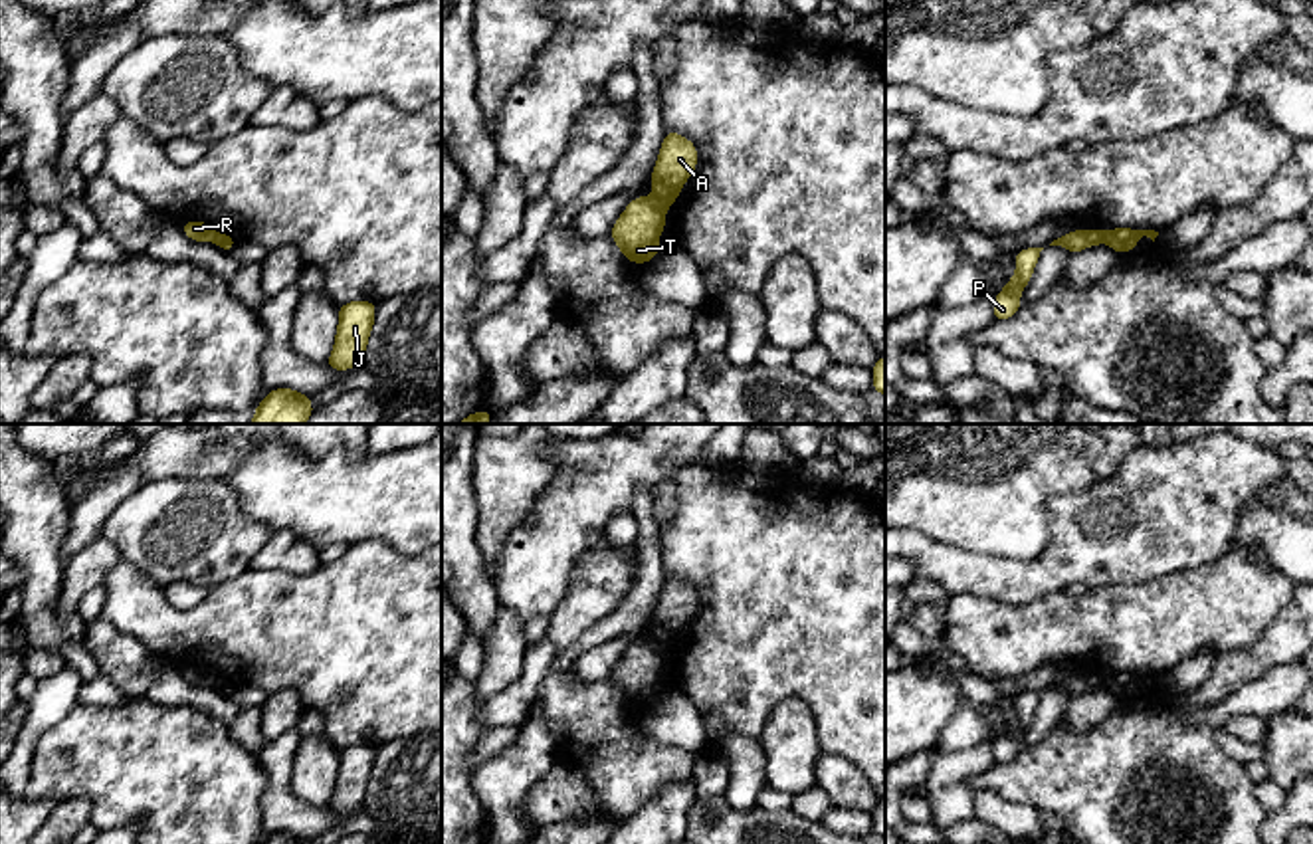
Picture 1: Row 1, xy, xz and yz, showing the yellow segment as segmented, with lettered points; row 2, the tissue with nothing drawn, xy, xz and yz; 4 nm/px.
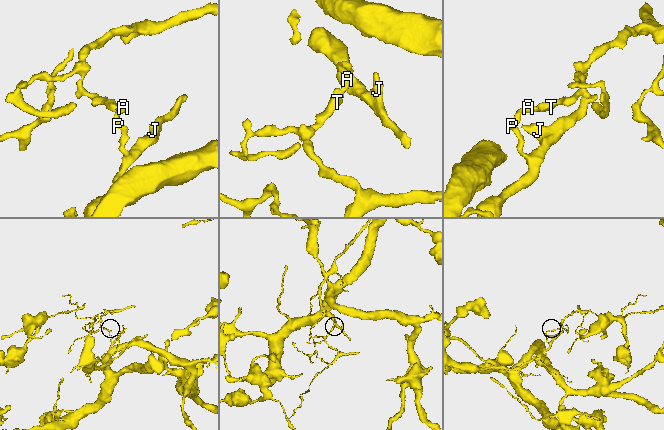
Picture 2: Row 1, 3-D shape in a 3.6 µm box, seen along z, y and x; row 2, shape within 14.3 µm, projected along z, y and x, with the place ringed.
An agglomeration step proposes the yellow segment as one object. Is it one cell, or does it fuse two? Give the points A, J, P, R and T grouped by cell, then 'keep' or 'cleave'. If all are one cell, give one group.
groups A J P / R T; cleave

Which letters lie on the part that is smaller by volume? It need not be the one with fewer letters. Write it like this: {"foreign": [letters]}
{"foreign": ["R", "T"]}

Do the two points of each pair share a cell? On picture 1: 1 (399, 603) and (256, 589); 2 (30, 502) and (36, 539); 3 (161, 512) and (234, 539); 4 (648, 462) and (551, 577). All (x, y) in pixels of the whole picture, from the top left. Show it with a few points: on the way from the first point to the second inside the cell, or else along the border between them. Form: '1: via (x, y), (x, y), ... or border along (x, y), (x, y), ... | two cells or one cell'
1: via (363, 603), (292, 603) | one cell
2: via (34, 512), (34, 529) | one cell
3: via (179, 529), (216, 539) | one cell
4: via (616, 480), (551, 545) | one cell

